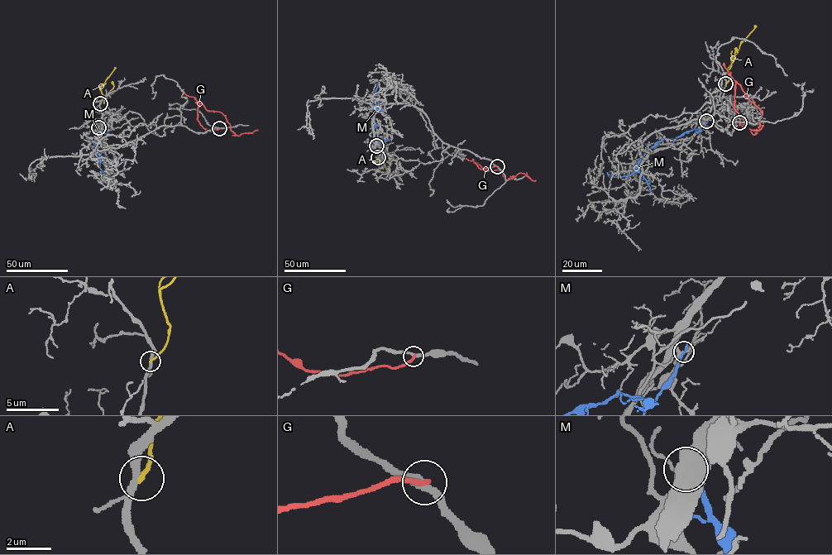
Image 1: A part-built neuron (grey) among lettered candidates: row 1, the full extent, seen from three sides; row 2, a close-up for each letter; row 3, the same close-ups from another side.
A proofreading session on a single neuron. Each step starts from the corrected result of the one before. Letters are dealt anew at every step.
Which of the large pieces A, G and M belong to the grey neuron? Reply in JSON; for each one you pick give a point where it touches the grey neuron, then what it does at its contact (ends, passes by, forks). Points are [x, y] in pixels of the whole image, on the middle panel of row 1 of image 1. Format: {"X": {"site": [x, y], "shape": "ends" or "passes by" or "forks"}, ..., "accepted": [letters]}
{"accepted": []}

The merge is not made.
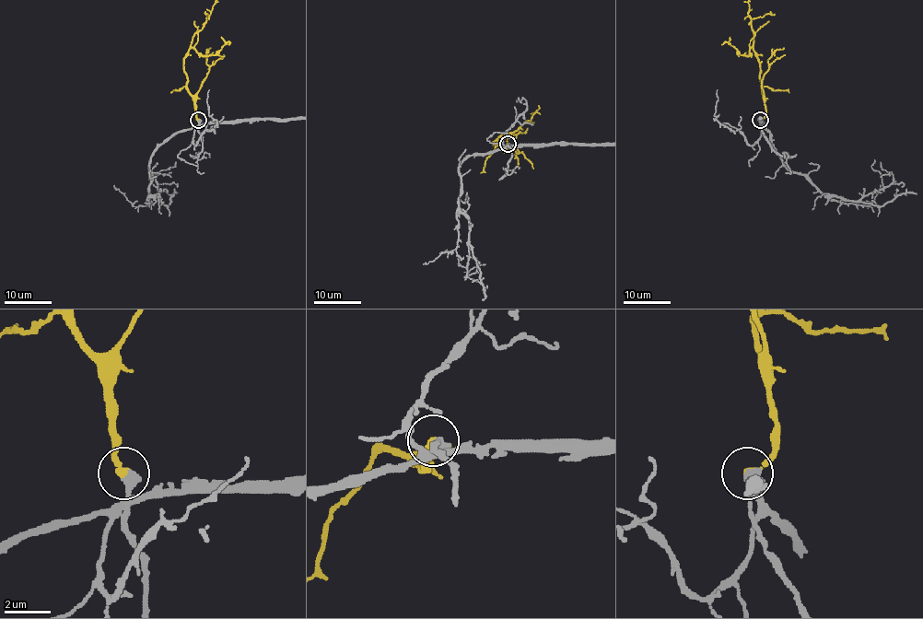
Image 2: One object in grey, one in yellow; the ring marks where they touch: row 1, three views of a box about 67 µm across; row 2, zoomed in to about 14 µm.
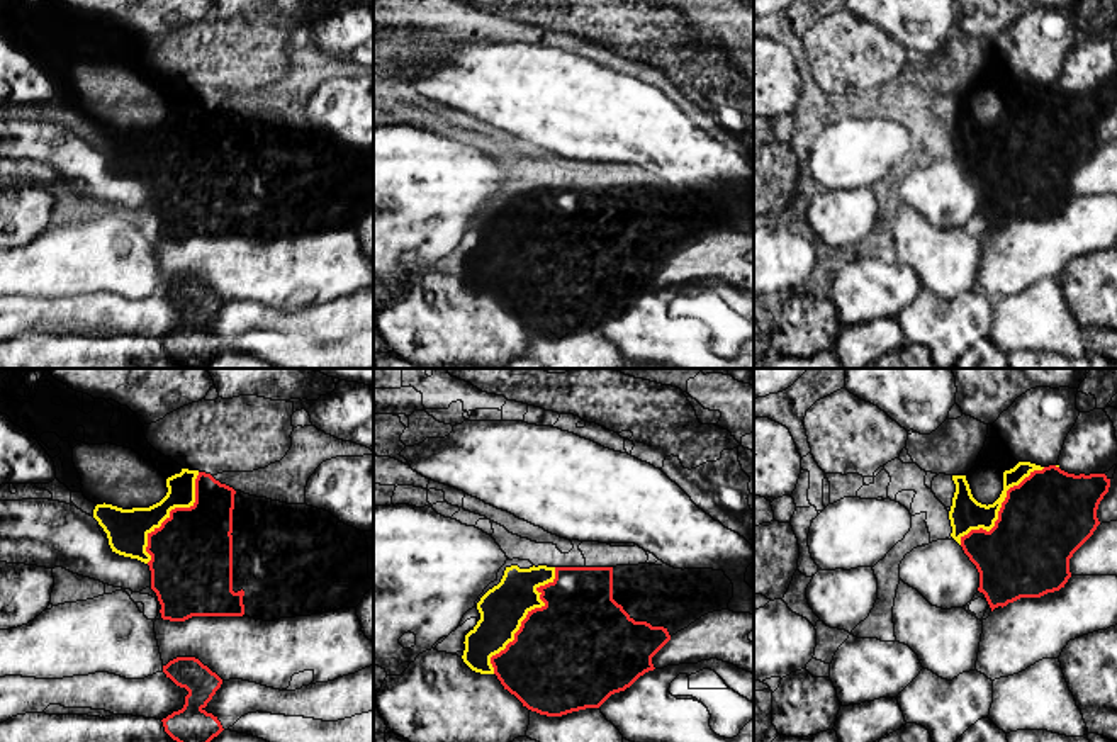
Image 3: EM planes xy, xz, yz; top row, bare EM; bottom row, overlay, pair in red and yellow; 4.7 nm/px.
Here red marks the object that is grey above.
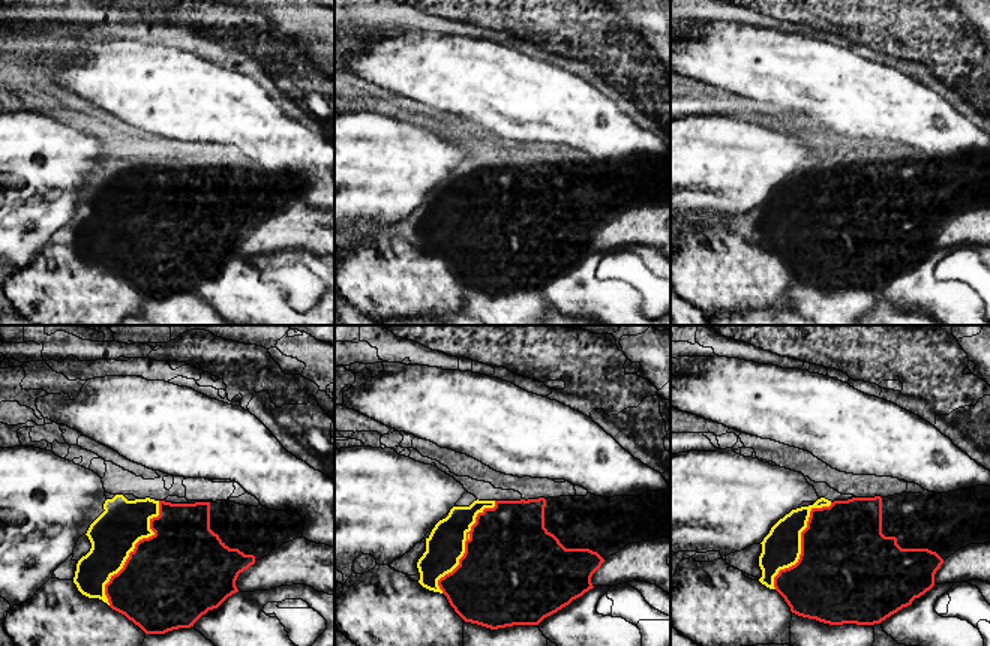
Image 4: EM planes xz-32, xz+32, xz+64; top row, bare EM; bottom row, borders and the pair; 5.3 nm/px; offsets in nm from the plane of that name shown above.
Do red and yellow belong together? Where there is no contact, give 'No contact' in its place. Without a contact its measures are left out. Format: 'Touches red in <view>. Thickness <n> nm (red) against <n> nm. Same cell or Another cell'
Touches red in xz. Thickness 500 nm (red) against 220 nm. Same cell

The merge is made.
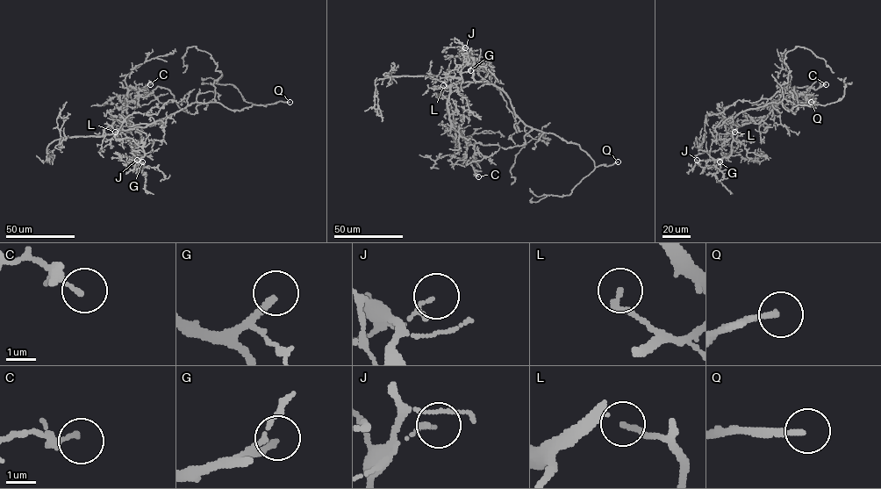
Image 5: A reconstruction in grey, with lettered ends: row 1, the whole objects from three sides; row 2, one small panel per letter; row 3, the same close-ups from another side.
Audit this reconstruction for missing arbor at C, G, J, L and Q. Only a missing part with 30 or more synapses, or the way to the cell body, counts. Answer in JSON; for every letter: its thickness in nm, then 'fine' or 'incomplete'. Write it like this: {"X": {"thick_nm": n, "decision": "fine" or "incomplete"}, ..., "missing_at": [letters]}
{"C": {"thick_nm": 140, "decision": "fine"}, "G": {"thick_nm": 200, "decision": "incomplete"}, "J": {"thick_nm": 120, "decision": "fine"}, "L": {"thick_nm": 180, "decision": "fine"}, "Q": {"thick_nm": 160, "decision": "incomplete"}, "missing_at": ["G", "Q"]}

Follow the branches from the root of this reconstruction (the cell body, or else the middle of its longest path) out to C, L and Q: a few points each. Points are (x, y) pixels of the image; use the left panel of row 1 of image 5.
C: (182, 108), (149, 124), (122, 125), (119, 120), (126, 100), (126, 87), (144, 89), (146, 84), (150, 84)
L: (182, 108), (145, 126), (115, 132)
Q: (182, 108), (195, 102), (216, 102), (232, 110), (240, 111), (253, 104), (266, 106), (280, 101), (290, 102)

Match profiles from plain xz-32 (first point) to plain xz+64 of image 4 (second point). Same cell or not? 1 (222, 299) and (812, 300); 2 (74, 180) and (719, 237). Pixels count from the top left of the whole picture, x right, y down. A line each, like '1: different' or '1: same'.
1: different
2: different

